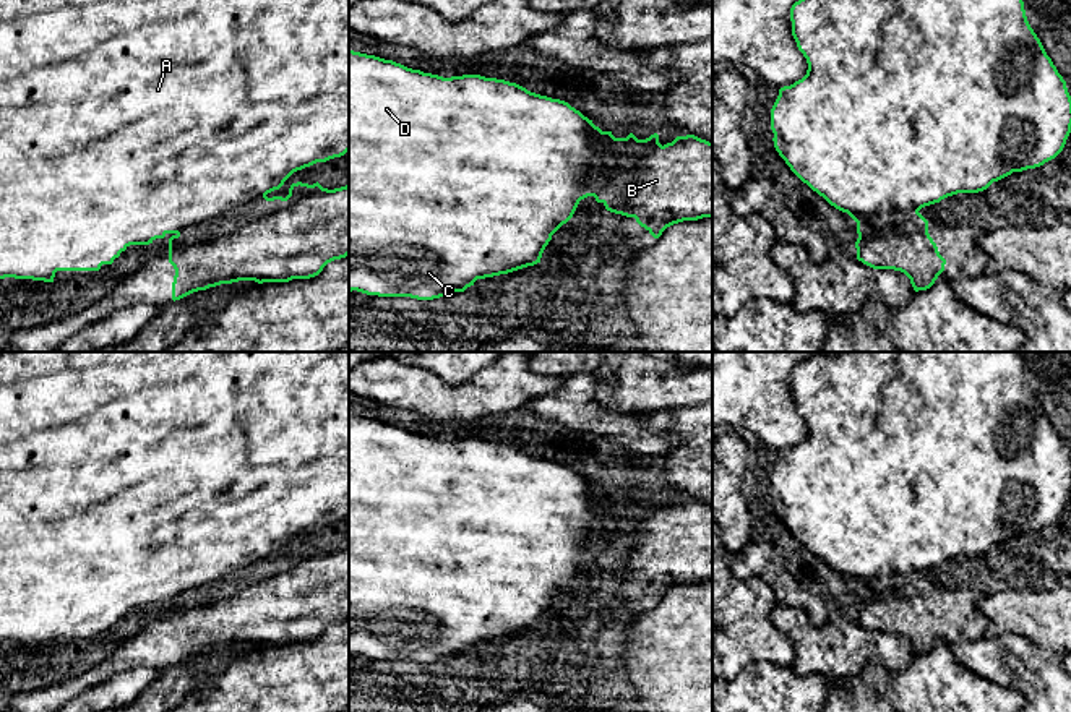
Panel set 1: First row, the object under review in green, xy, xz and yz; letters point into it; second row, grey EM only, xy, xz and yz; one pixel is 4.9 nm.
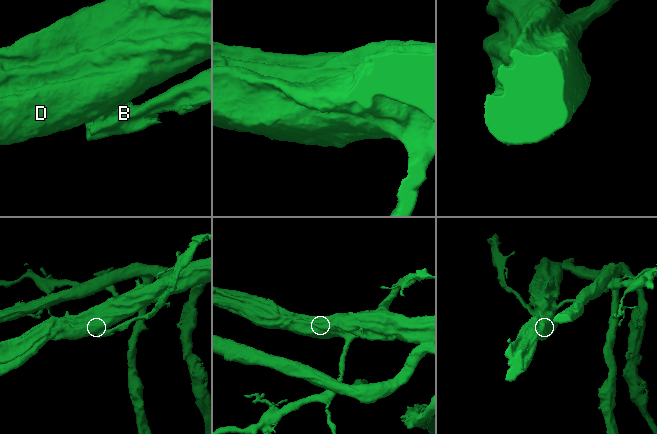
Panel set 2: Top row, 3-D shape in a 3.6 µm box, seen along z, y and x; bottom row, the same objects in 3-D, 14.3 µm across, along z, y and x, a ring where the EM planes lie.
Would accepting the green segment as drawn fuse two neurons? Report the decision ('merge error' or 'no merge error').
merge error

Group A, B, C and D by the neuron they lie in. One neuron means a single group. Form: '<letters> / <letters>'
A C D / B

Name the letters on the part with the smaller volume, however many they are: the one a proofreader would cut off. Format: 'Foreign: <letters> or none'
Foreign: B

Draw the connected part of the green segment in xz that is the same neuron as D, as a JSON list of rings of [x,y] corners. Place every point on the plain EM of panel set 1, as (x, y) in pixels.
[[[349,412],[349,655],[433,663],[464,655],[477,642],[540,626],[552,598],[573,581],[581,563],[594,560],[587,530],[602,496],[568,465],[531,456],[516,446],[480,438],[443,441]]]

